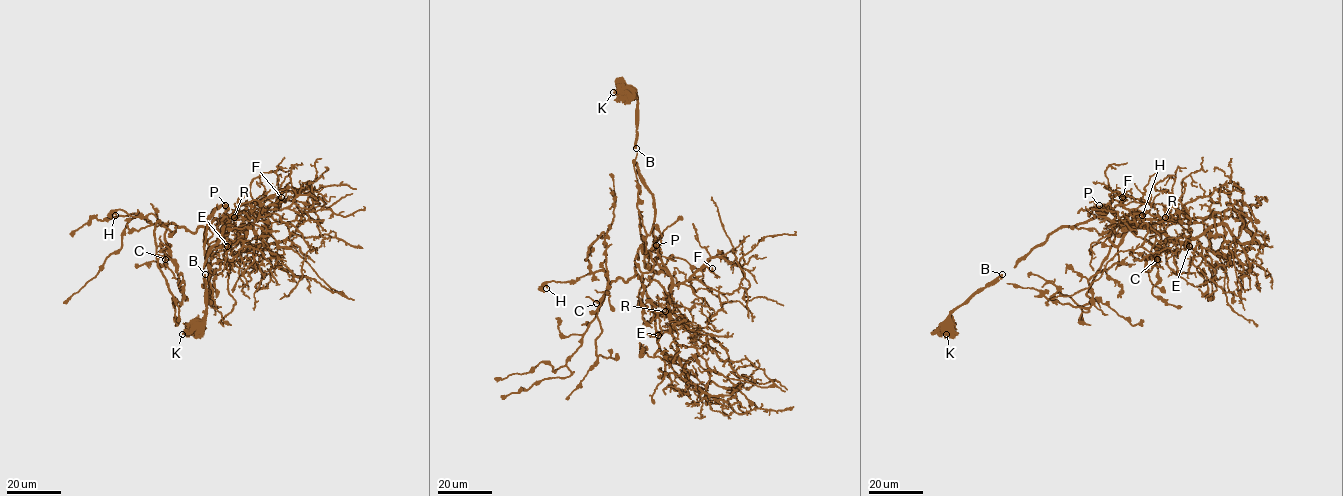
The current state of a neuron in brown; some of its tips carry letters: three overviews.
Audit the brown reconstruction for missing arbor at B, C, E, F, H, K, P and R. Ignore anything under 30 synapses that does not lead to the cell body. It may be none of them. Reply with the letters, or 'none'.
none

